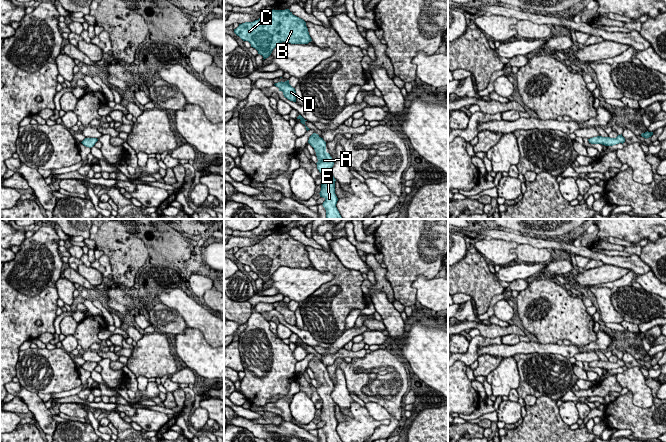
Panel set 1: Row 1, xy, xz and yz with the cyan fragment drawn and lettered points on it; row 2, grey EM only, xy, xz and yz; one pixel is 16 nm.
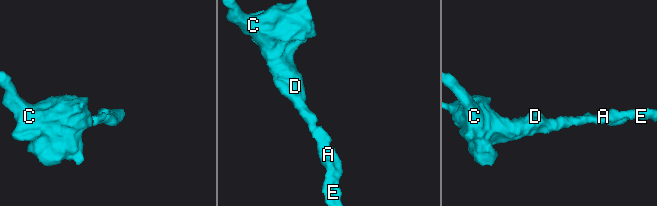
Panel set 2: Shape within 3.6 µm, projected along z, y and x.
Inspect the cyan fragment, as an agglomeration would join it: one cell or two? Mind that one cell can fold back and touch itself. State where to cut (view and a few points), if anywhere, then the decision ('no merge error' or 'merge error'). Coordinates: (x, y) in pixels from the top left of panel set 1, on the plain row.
no cut | no merge error

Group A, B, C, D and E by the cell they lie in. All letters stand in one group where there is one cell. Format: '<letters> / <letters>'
A B C D E

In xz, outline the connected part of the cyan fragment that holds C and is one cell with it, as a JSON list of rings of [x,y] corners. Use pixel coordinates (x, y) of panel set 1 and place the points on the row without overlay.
[[[273,233],[258,244],[239,248],[234,257],[248,265],[264,283],[279,267],[308,268],[312,265],[306,246],[289,233]]]

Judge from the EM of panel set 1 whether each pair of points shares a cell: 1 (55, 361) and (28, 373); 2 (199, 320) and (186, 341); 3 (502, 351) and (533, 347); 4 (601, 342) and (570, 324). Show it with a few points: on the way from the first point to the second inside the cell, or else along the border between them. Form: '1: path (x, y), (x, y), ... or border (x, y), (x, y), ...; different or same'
1: path (48, 368), (46, 370), (35, 370); same
2: border (188, 326), (197, 329), (209, 345); different
3: path (510, 350), (525, 347); same
4: border (597, 333), (597, 337), (583, 347); different

